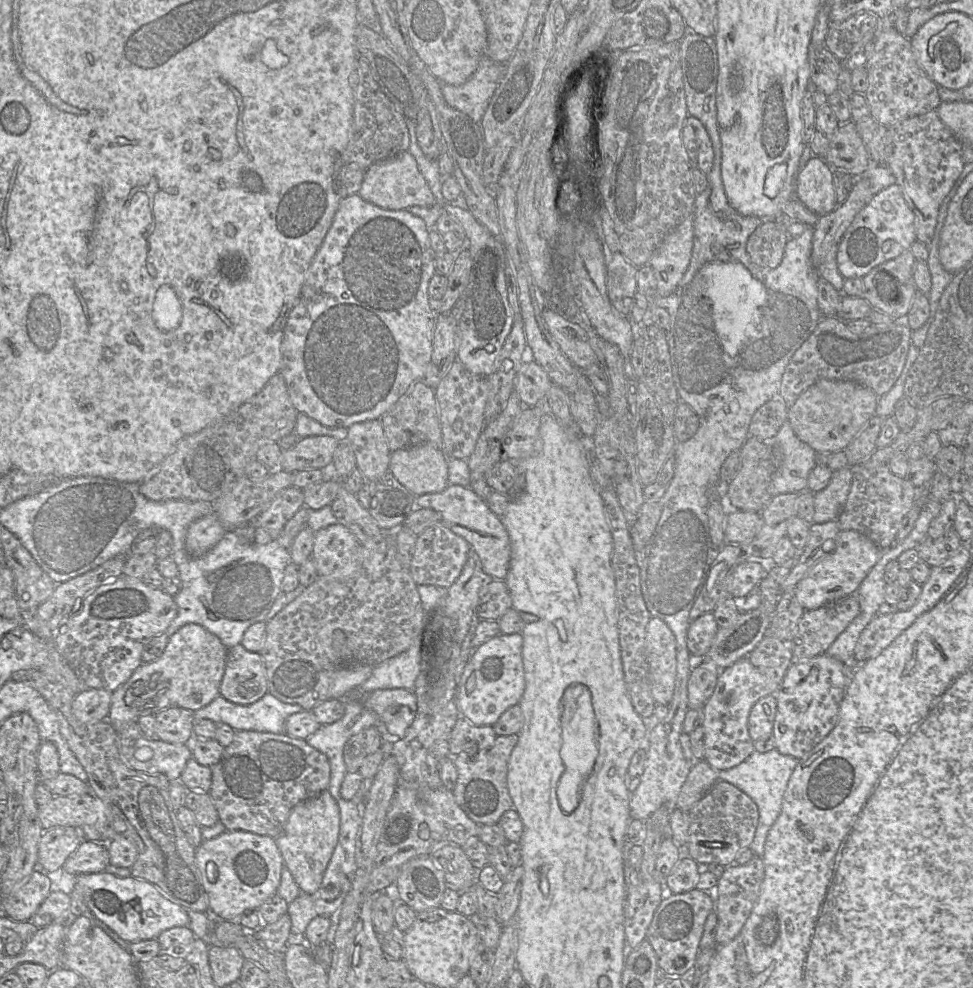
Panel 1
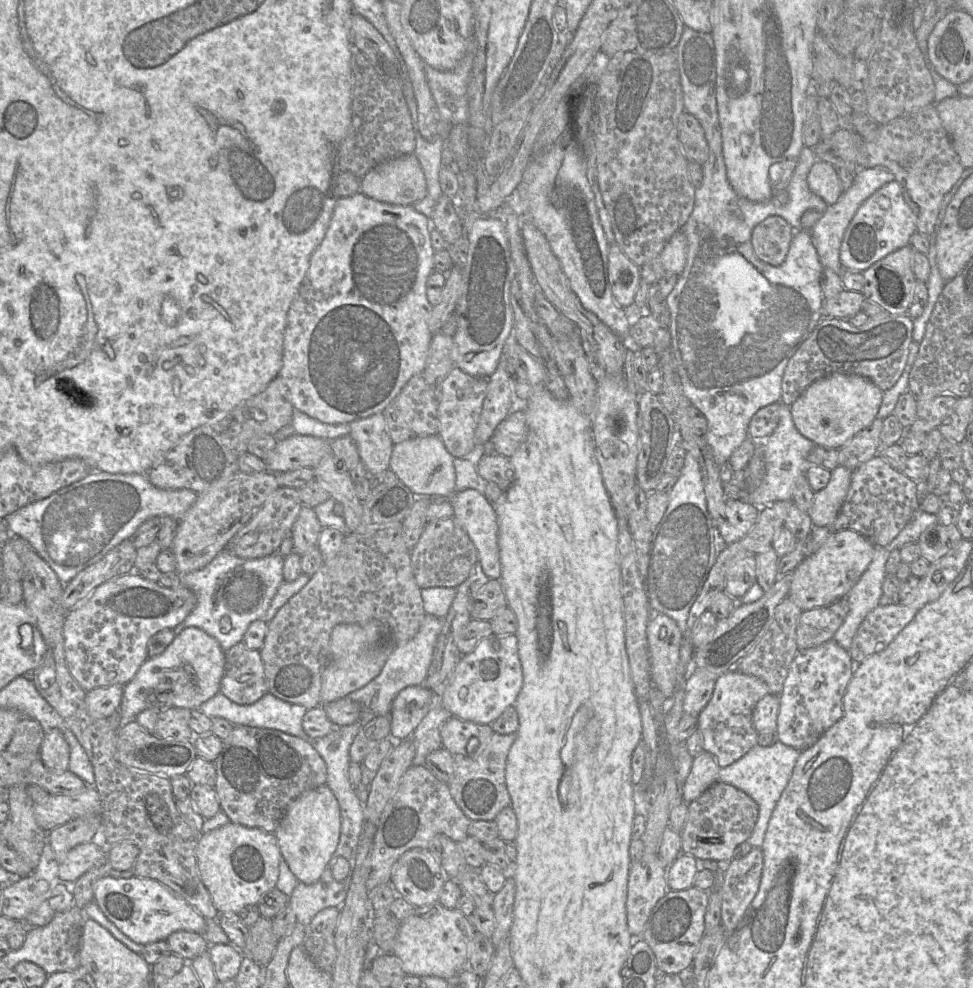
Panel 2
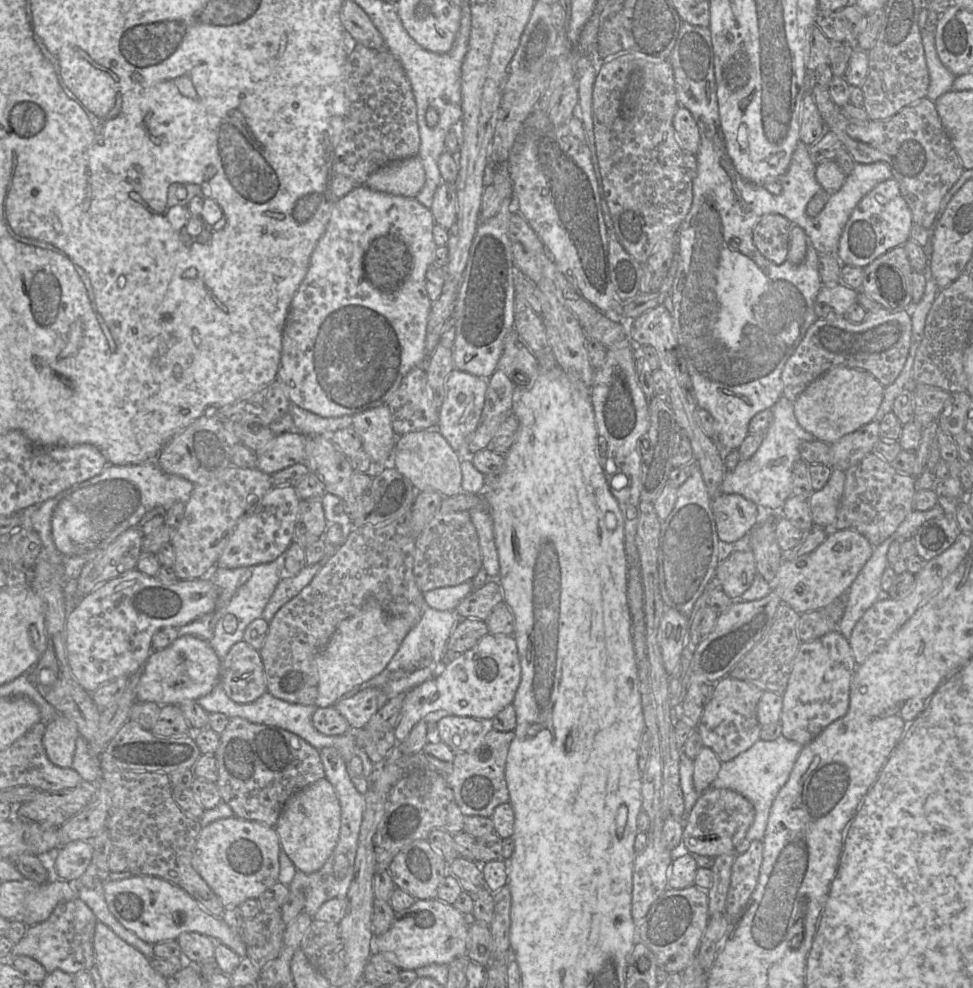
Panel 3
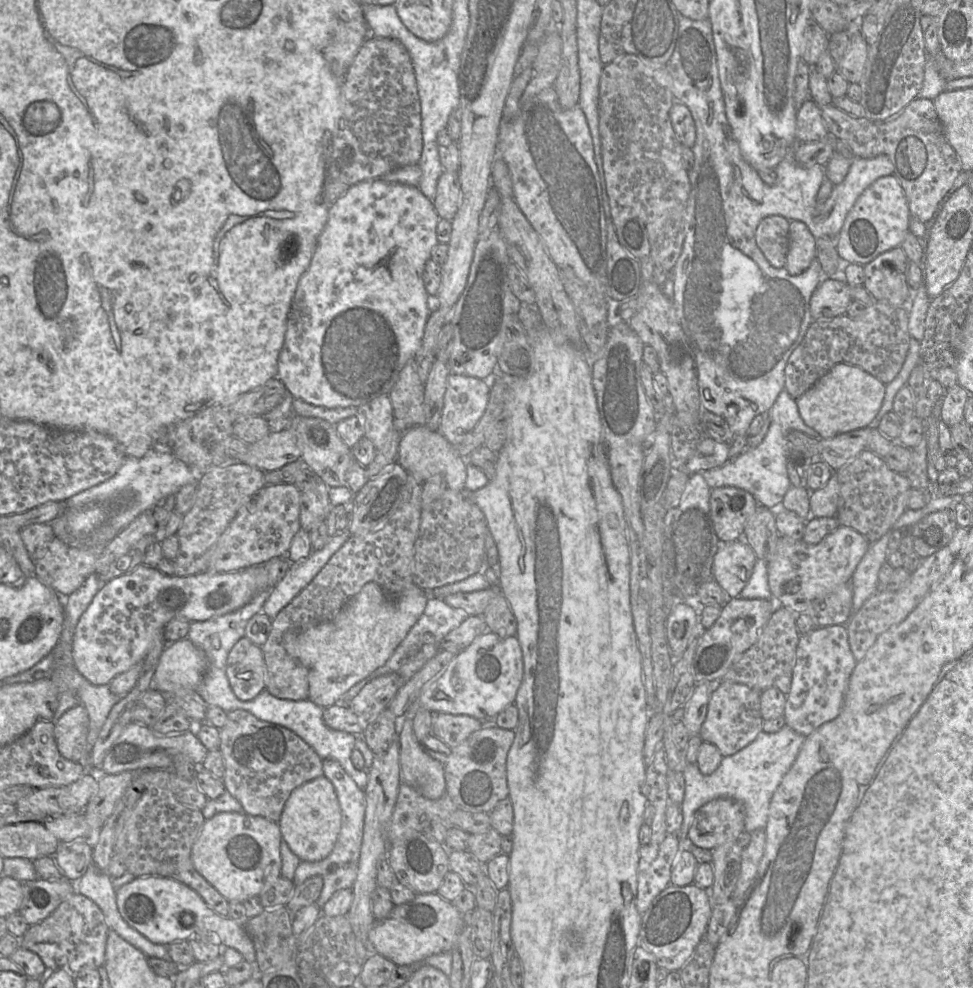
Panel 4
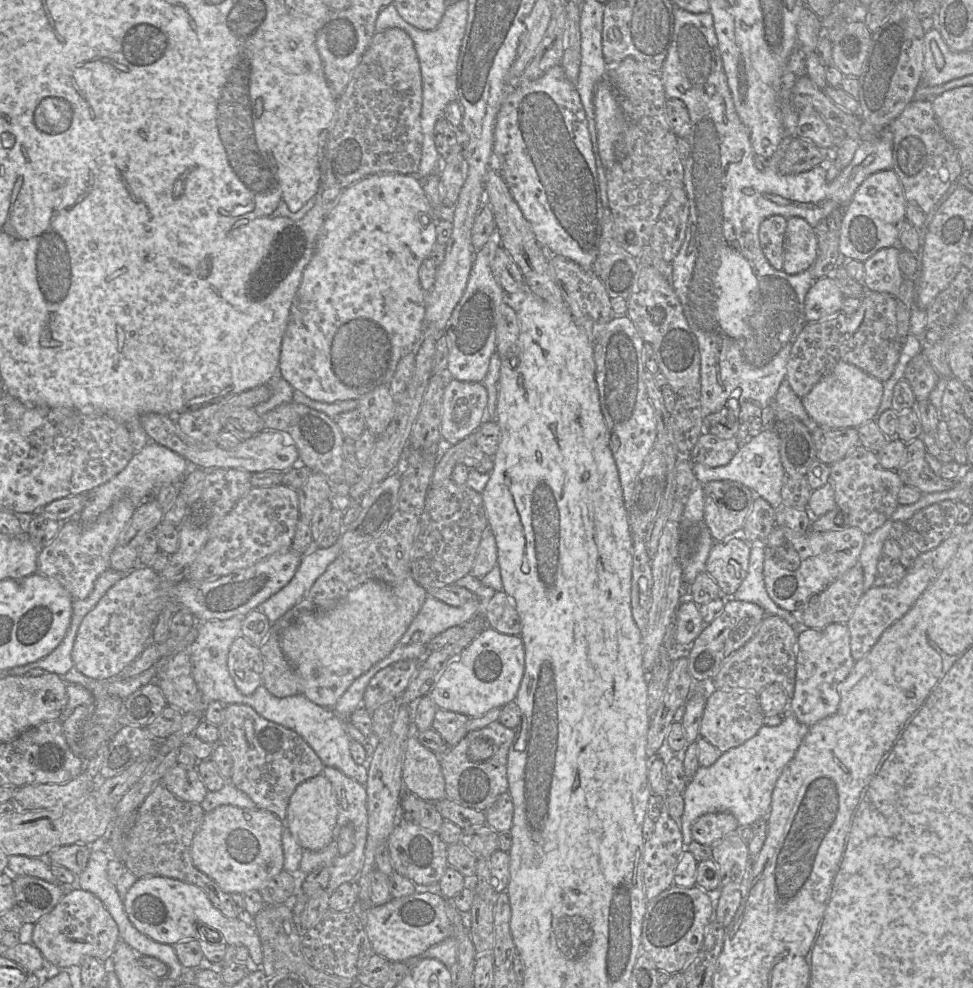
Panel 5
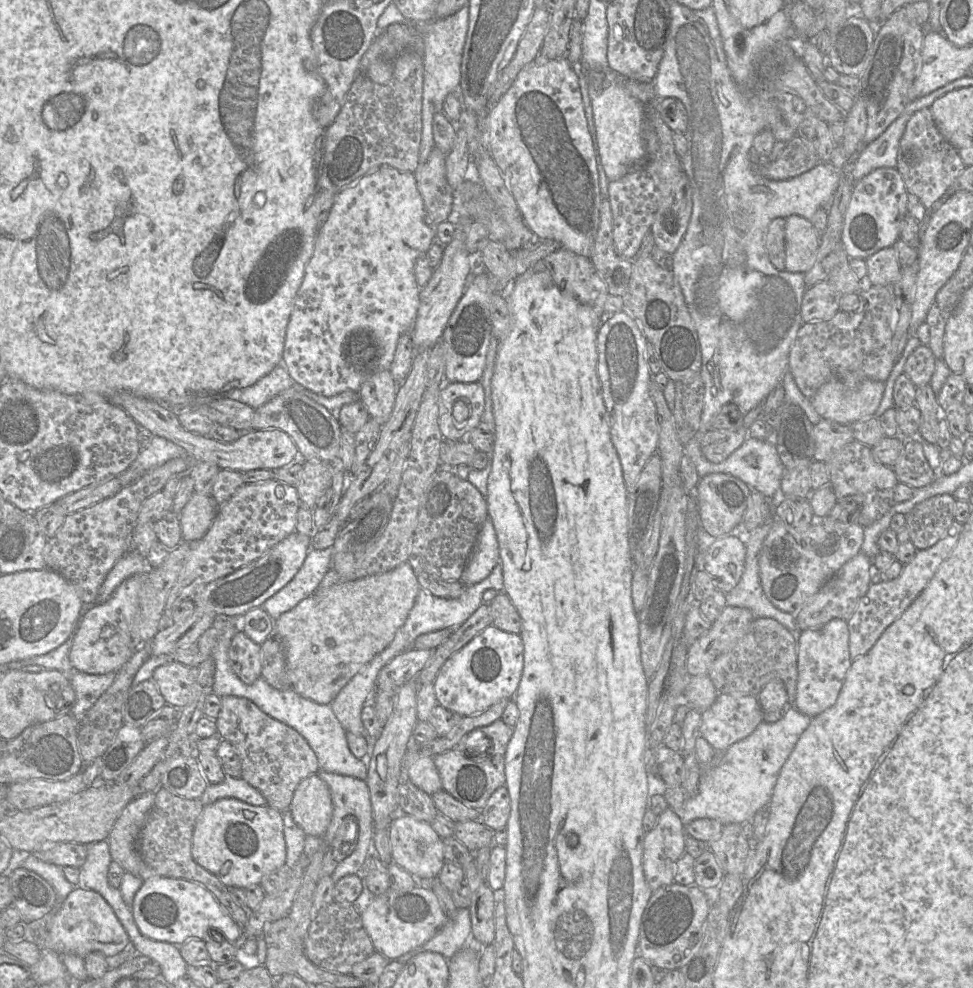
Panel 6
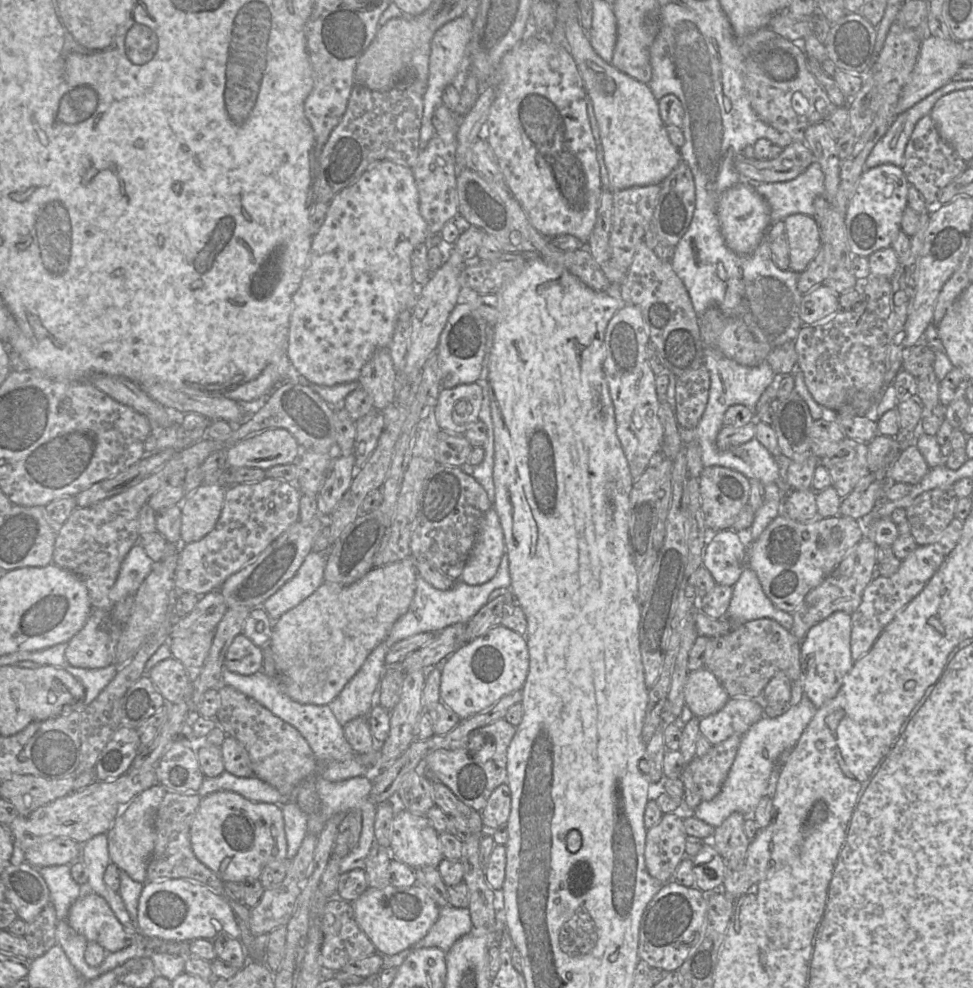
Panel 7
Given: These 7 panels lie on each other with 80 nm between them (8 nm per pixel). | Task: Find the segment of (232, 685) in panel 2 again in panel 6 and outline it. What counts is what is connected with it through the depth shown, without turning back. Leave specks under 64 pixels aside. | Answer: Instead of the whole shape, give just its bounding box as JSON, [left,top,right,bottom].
[228,630,261,685]

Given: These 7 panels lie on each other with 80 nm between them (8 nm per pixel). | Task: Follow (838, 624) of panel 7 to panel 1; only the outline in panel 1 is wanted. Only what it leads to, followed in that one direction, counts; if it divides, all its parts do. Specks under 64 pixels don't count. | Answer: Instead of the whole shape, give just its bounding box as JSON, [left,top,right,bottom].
[772,653,853,760]

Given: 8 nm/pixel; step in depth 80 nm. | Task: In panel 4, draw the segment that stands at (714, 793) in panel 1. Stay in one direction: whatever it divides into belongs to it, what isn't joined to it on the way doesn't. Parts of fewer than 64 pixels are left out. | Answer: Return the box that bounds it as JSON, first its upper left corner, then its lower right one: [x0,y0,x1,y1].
[688,798,745,850]

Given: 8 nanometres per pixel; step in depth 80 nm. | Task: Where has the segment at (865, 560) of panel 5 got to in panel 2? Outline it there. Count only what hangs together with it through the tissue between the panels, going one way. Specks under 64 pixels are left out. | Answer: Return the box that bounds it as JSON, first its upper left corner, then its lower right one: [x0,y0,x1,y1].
[833,548,890,650]

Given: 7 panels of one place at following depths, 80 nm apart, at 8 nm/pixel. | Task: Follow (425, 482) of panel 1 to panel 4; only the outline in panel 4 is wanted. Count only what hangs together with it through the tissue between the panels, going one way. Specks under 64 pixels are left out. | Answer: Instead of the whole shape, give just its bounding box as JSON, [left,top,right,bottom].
[396,426,467,491]

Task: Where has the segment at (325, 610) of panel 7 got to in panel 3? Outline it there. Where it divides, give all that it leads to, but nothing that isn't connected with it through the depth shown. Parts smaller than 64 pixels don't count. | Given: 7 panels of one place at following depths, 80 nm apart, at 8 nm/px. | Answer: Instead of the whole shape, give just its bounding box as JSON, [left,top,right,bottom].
[315,597,411,706]

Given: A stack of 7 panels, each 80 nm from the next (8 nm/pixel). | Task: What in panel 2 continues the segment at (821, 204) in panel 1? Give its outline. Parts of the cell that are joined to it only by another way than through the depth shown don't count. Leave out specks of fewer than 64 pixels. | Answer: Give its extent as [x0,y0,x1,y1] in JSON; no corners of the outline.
[807,160,842,205]

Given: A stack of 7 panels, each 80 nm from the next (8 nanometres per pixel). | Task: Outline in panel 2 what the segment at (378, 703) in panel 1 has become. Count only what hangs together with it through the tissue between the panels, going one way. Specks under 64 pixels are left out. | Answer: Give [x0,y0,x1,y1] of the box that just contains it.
[390,684,432,740]

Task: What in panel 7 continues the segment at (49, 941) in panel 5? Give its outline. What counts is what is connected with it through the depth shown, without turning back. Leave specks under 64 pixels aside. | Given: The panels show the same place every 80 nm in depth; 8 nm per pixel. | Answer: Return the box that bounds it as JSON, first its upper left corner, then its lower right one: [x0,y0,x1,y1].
[68,892,134,952]

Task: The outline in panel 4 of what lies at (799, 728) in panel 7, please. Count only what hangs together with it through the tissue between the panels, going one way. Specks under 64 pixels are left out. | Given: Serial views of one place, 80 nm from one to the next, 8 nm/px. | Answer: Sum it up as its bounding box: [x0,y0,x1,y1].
[679,725,805,850]

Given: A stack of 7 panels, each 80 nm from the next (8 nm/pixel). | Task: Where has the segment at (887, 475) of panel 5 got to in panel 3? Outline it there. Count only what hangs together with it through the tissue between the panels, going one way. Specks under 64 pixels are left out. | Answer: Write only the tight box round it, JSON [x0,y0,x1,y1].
[835,452,915,546]

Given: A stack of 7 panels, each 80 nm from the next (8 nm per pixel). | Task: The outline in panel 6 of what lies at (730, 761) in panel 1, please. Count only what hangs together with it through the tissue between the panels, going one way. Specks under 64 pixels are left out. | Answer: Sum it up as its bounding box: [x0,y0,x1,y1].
[700,693,764,752]

